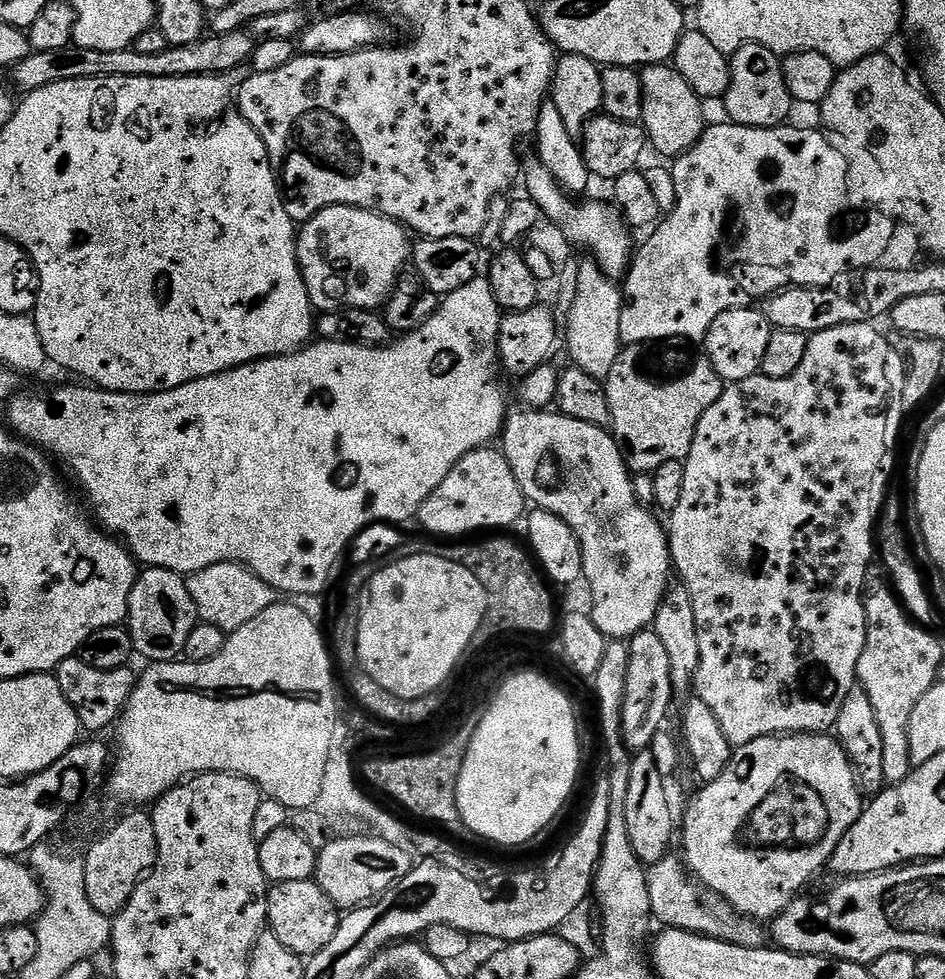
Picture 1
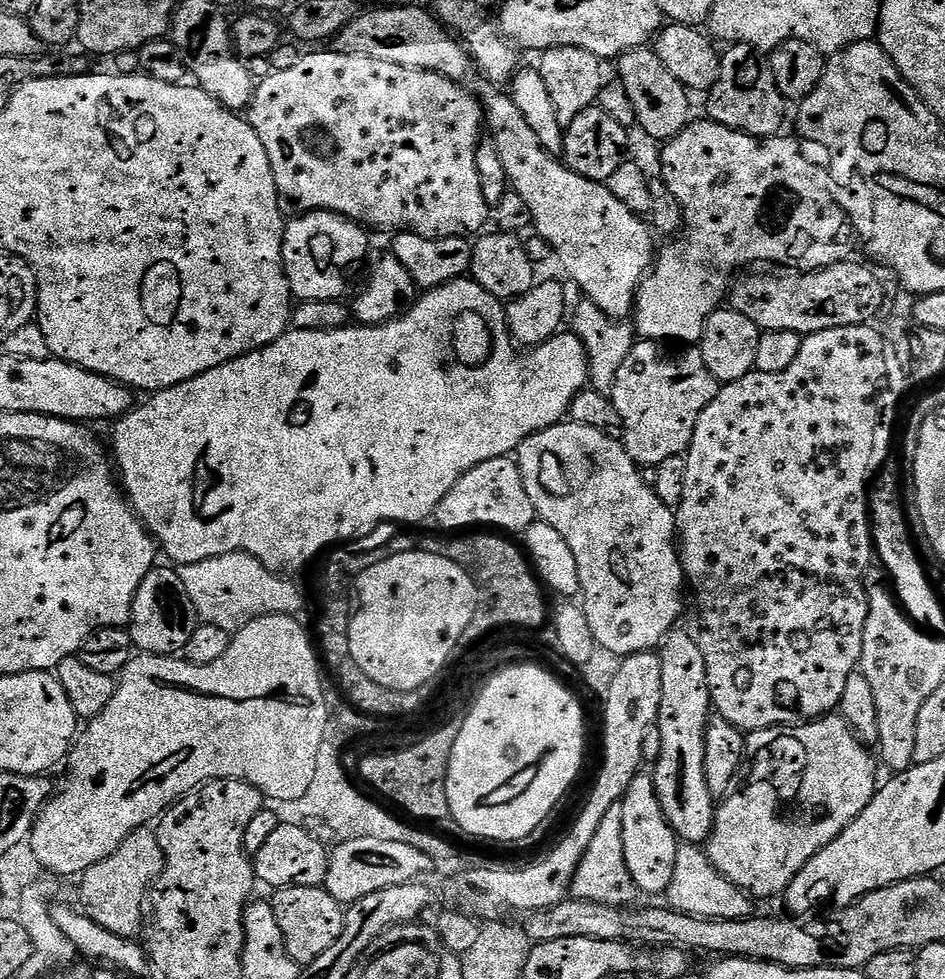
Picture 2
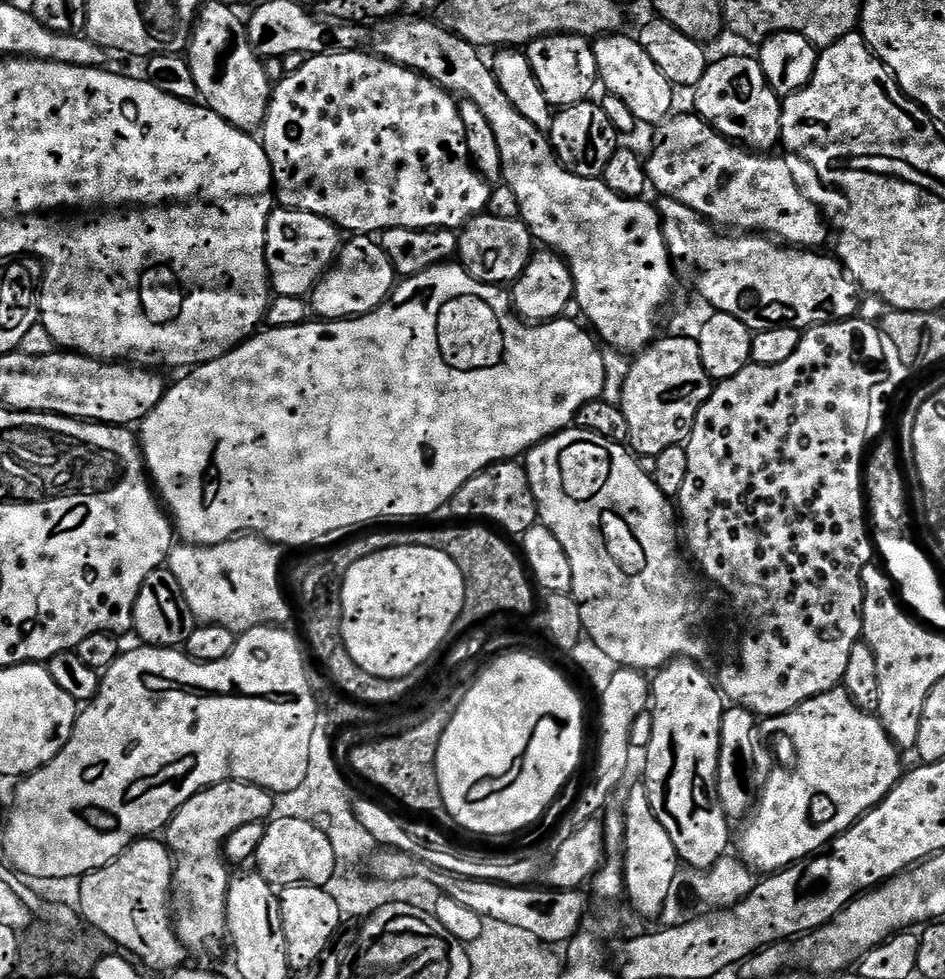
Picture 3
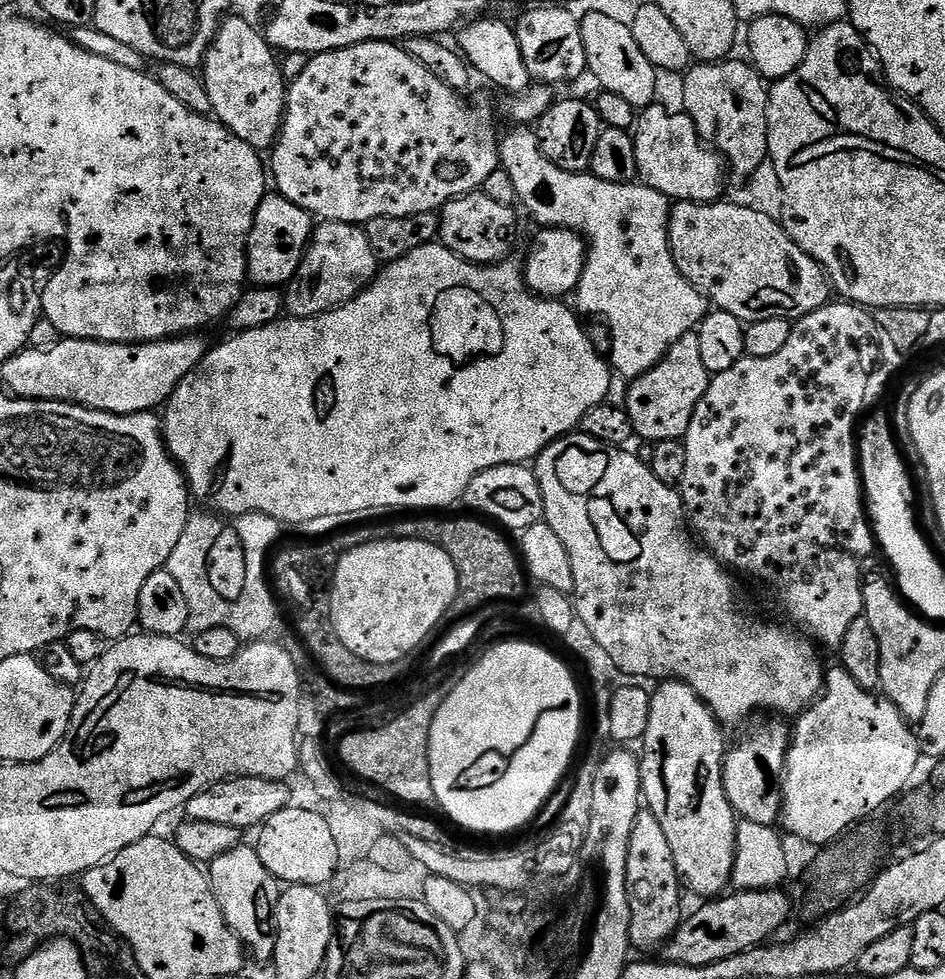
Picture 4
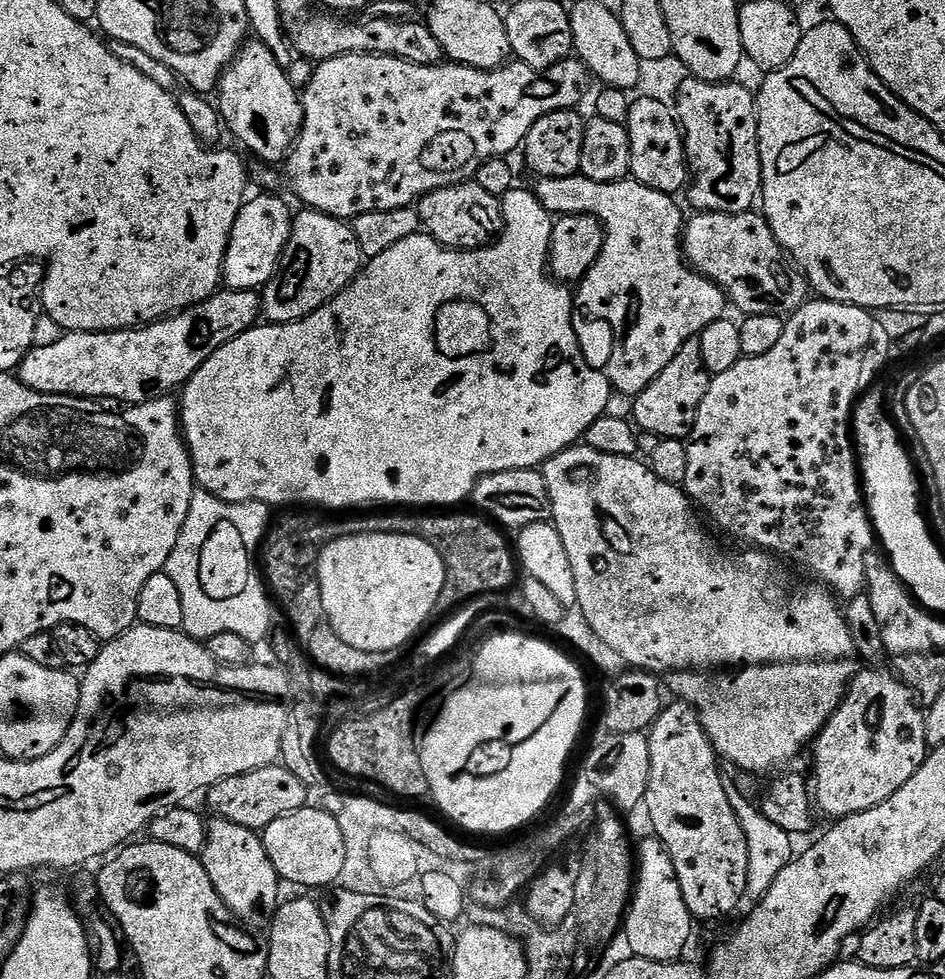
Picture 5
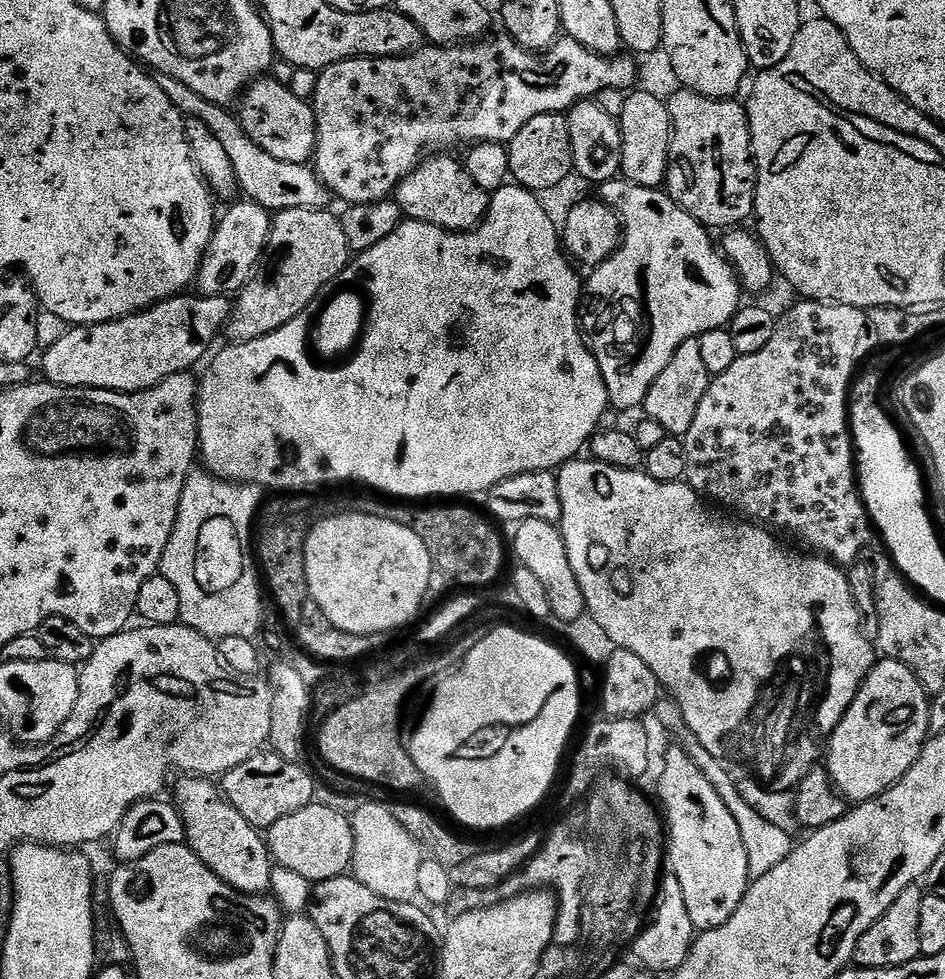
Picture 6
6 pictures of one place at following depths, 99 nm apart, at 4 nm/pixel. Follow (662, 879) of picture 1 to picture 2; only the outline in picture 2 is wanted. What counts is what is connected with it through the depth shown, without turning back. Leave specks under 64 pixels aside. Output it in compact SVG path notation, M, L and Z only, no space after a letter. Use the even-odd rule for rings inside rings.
M687 842L677 845L674 873L666 899L669 907L677 912L690 913L691 916L742 920L754 912L753 899L718 871L699 845Z

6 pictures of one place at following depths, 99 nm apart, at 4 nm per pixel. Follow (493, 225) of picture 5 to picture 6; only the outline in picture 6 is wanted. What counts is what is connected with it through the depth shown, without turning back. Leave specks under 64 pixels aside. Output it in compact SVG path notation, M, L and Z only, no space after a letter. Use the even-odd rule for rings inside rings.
M431 156L421 159L419 168L396 187L396 204L409 220L426 222L445 232L472 231L488 212L489 193L483 192L478 182L470 178L459 159L455 160L452 156Z

